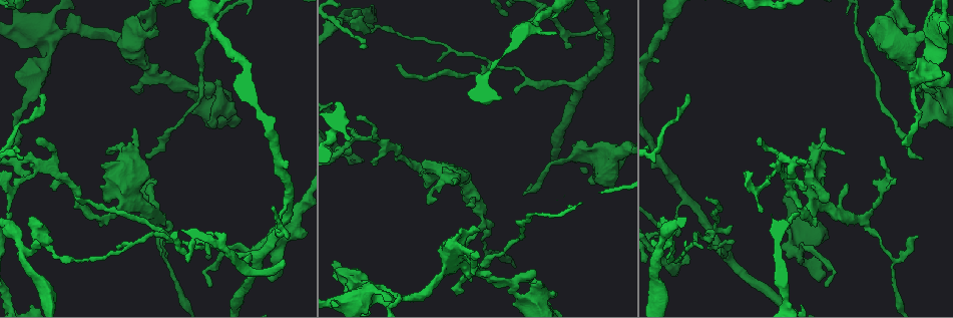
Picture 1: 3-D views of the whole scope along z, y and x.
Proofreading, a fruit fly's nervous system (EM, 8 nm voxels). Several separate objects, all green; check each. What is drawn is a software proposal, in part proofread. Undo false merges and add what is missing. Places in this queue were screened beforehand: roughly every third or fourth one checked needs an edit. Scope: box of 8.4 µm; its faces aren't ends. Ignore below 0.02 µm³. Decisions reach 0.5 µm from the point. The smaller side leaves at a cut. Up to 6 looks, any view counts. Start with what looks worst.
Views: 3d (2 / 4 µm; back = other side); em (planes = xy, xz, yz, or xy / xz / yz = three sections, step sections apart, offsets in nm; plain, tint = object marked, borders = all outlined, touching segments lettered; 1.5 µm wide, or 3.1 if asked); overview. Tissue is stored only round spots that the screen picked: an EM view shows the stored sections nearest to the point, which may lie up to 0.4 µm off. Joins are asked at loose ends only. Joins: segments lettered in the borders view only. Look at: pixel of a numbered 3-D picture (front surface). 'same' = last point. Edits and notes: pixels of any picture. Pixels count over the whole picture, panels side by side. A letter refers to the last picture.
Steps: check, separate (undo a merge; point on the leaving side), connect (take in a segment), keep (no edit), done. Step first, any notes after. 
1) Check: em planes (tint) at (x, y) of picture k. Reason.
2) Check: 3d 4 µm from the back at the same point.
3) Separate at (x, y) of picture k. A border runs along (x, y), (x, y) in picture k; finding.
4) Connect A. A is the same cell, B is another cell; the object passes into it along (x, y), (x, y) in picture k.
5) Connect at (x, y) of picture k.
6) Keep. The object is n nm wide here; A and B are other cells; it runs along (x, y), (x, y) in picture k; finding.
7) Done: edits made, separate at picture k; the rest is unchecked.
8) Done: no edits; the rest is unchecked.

Check: em planes (borders) at (824, 128) of picture 1. Free end.

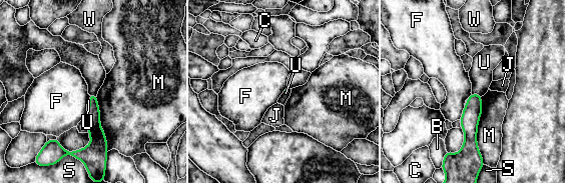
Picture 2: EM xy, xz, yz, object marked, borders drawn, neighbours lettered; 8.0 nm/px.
Keep. B, C, F, J, M, S, U and W are other cells; a border runs along (471, 92), (478, 93), (481, 96) in picture 2; none of them fits.

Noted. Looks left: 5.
Check: em xy step 4 (tint) at (284, 259) of picture 1. Free end.

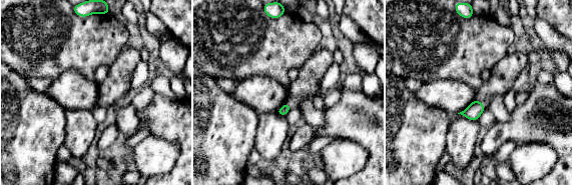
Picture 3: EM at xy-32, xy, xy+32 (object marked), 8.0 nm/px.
Check: em planes (borders) at the same point.

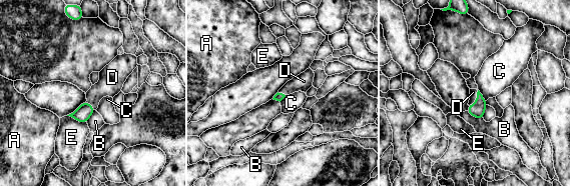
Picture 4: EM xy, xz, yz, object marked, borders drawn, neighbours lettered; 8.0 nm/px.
Connect D. D is the same cell, A, B, C and E are other cells; the object passes into it along (477, 110), (476, 100), (473, 92) in picture 4; the neuron continues.

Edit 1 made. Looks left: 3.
Check: overview. See it whole again.

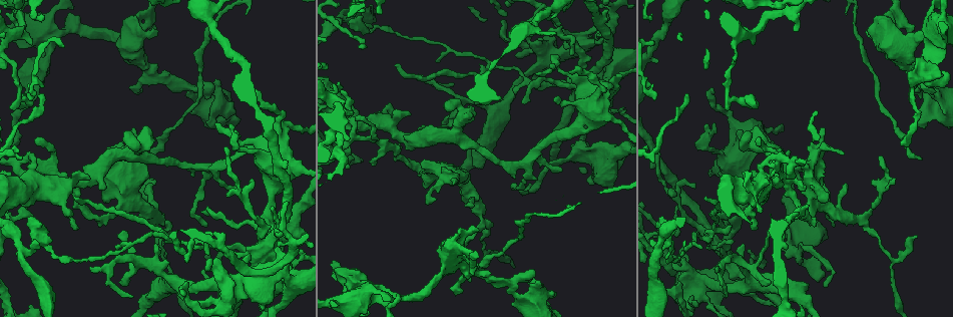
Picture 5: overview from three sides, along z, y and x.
Check: 3d 4 µm at (872, 33) of picture 5. Branch stops here.

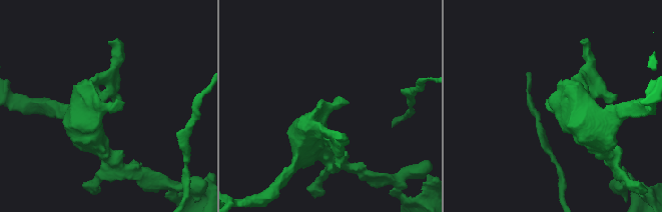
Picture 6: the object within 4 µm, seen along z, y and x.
Check: em planes (borders) at (347, 102) of picture 6. Need the tissue.

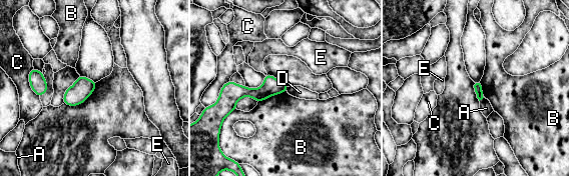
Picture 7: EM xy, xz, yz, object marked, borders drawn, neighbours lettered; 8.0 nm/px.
Keep. A, B, C, D and E are other cells; it runs along (286, 87), (225, 92) in picture 7; no lettered segment goes on from it.

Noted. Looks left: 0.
Done: edits made, connect at picture 4; the rest is unchecked.

